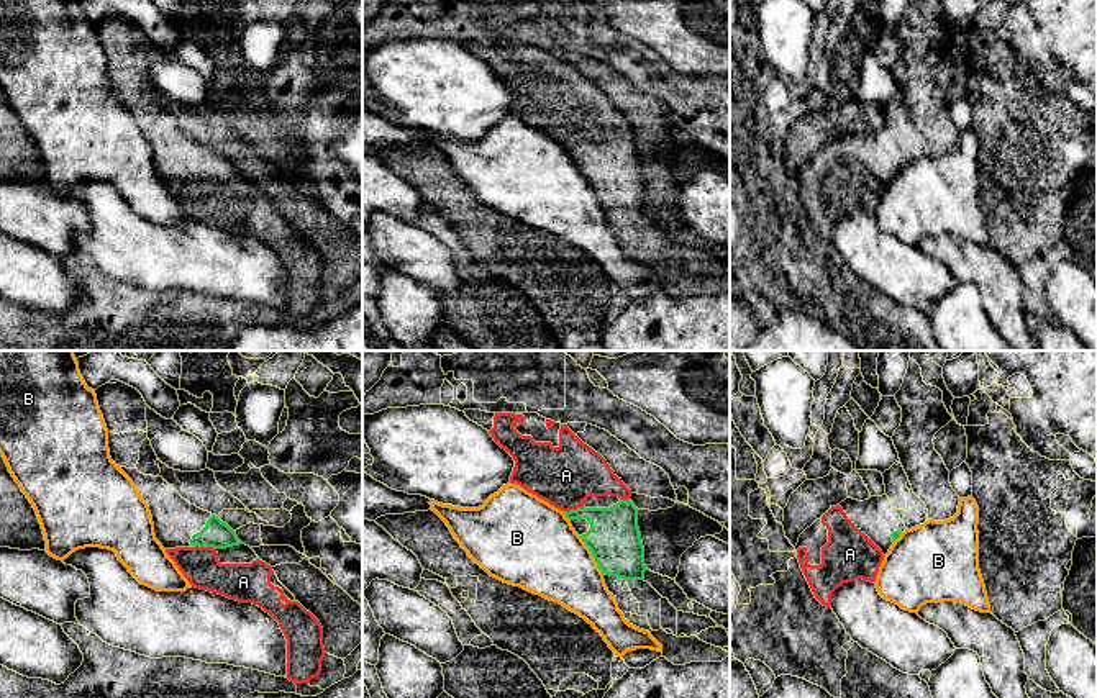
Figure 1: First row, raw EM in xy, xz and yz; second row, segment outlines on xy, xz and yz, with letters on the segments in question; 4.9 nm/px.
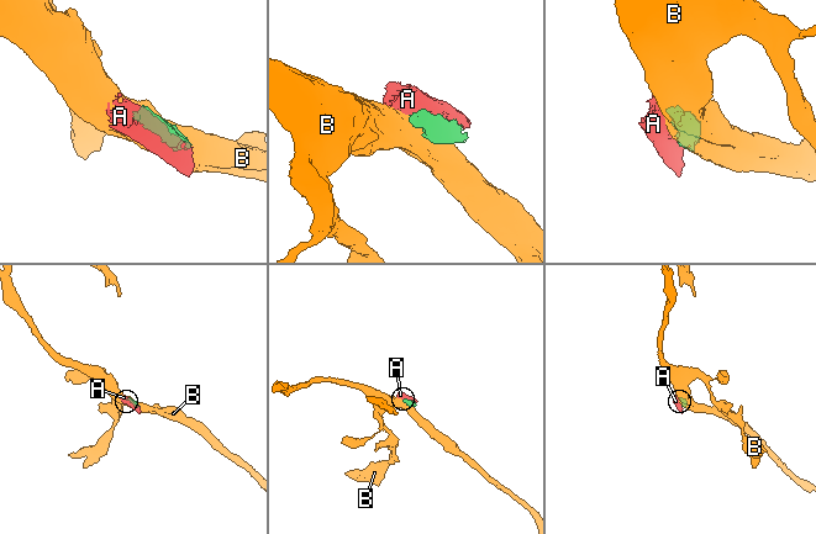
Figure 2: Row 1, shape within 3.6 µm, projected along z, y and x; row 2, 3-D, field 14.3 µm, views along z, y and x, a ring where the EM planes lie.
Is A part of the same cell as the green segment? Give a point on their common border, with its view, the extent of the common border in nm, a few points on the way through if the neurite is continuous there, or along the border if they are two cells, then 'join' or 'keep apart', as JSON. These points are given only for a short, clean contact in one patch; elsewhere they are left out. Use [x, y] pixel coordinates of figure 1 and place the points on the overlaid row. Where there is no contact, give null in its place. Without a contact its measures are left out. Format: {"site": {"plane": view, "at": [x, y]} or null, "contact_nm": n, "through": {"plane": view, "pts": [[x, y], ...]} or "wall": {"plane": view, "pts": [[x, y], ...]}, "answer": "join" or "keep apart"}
{"site": {"plane": "xz", "at": [573, 510]}, "contact_nm": 100, "answer": "join"}

